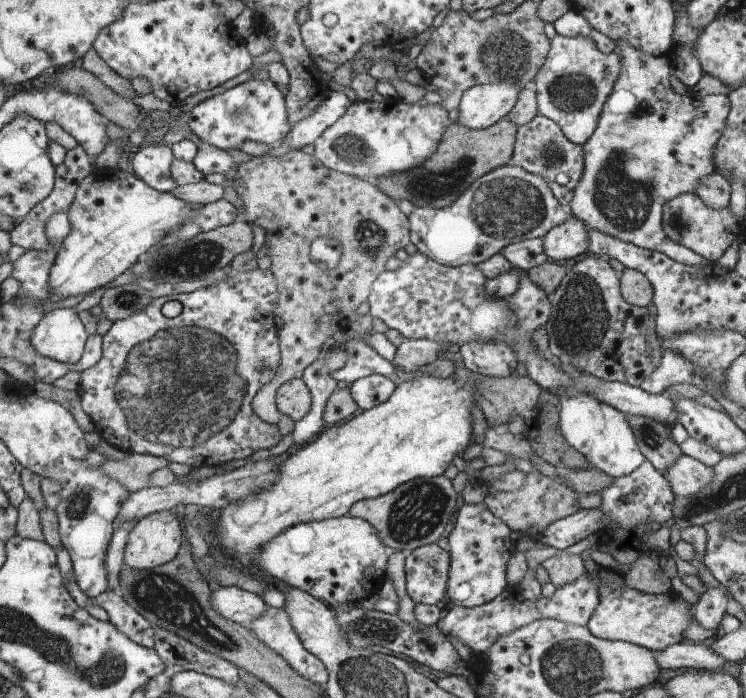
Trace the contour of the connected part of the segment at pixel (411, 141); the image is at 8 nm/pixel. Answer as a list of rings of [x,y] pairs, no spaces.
[[[384,98],[383,102],[355,101],[349,110],[313,143],[316,159],[328,169],[353,175],[360,179],[372,181],[382,176],[397,174],[406,170],[416,168],[431,158],[438,150],[446,131],[454,124],[447,112],[441,105],[434,105],[424,108],[420,104],[407,105],[400,98]]]

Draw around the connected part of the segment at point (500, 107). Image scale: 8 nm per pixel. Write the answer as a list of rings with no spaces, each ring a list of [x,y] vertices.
[[[500,79],[498,83],[475,85],[462,95],[462,100],[459,102],[460,115],[458,121],[475,130],[488,129],[490,126],[496,125],[515,109],[524,87],[518,81],[508,82],[508,80],[503,79]]]

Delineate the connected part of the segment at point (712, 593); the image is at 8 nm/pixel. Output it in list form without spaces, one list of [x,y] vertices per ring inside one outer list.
[[[711,588],[704,593],[693,612],[697,622],[703,627],[721,633],[721,619],[726,613],[729,594],[720,588]]]

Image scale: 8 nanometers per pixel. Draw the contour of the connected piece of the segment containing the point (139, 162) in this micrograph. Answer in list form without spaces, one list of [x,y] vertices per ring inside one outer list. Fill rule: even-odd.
[[[143,144],[132,154],[130,171],[147,186],[170,192],[176,187],[171,178],[171,163],[174,160],[168,144]]]

